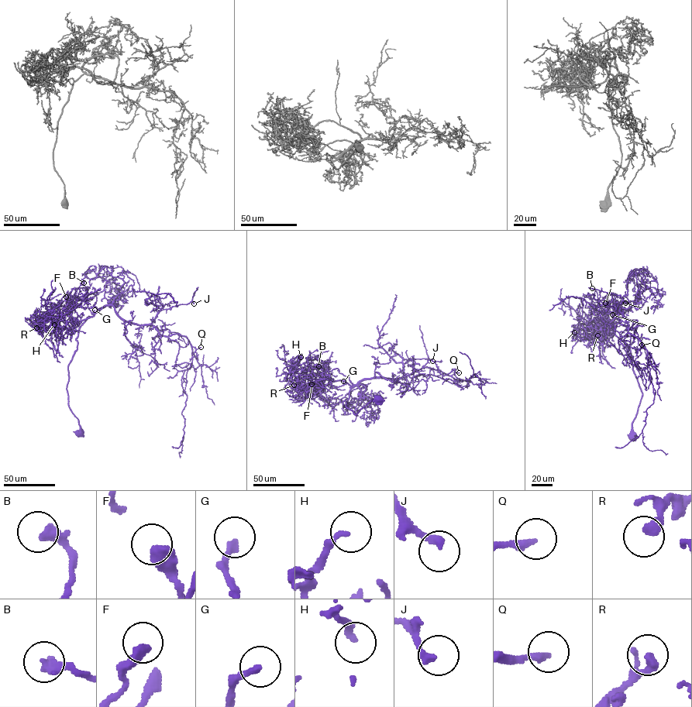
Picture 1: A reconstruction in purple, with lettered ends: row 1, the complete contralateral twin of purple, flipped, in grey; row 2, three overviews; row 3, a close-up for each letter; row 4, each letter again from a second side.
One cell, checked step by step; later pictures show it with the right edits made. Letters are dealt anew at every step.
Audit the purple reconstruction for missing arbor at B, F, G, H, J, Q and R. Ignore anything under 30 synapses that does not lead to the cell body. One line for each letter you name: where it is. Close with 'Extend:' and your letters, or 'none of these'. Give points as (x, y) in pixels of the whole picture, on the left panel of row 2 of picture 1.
Extend: none of these

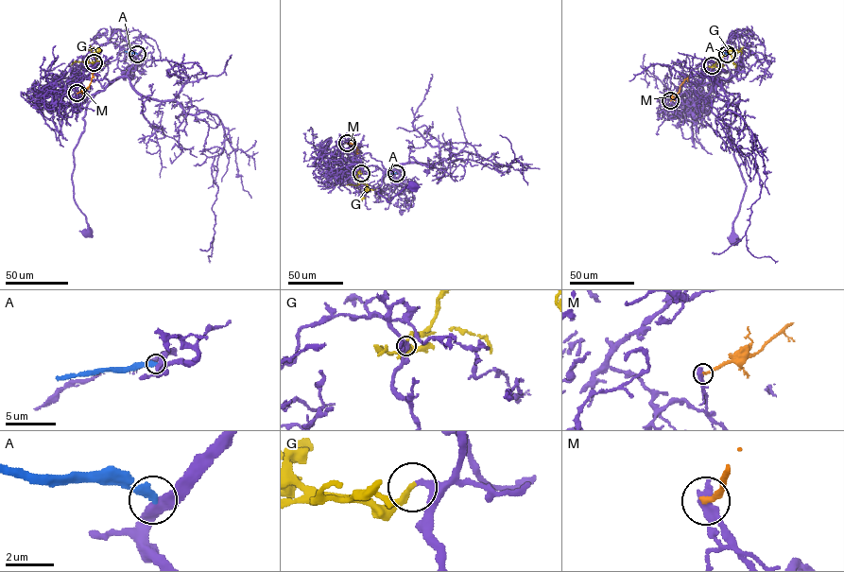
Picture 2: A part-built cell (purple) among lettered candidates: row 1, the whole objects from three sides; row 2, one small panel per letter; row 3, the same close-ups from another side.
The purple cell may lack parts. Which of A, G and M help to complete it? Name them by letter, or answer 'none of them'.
G

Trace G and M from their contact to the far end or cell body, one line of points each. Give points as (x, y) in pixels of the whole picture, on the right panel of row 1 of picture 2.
G: (712, 65), (729, 52), (735, 68)
M: (670, 100), (688, 77)

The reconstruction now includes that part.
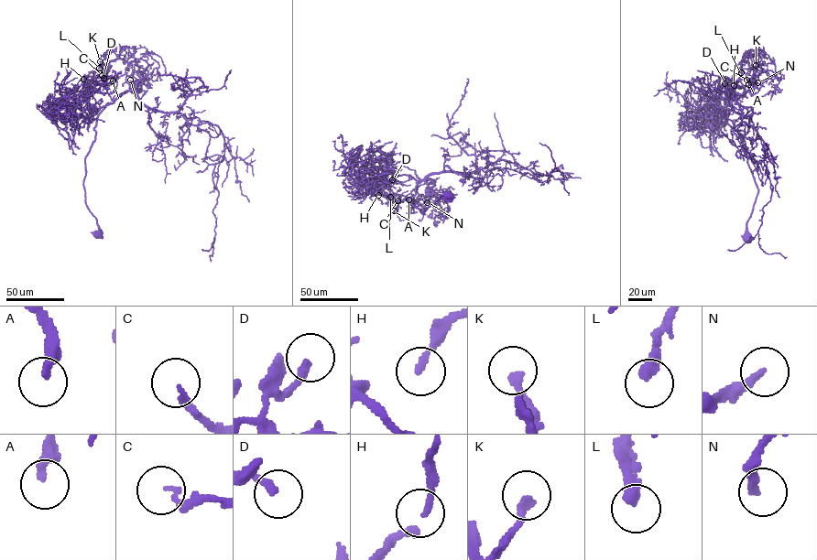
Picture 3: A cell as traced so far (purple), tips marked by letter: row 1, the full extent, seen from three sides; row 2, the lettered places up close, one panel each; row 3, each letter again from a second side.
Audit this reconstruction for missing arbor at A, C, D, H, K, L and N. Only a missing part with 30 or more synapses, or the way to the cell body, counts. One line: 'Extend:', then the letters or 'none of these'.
Extend: L, N

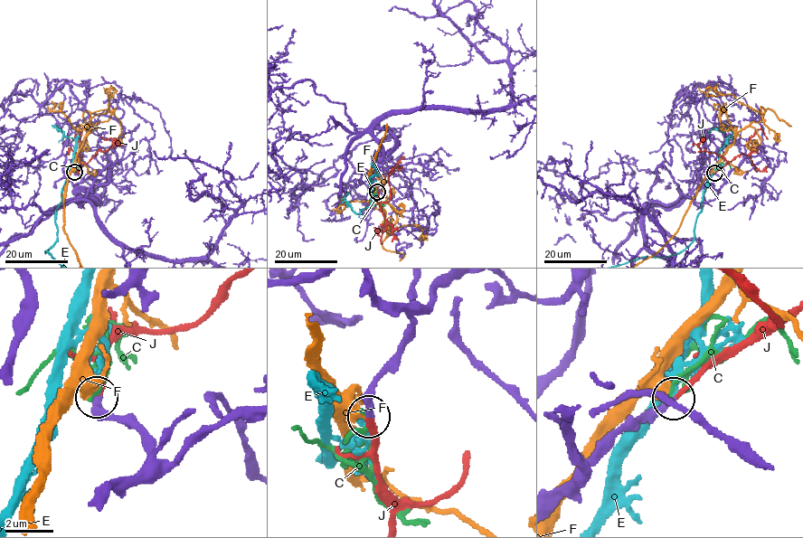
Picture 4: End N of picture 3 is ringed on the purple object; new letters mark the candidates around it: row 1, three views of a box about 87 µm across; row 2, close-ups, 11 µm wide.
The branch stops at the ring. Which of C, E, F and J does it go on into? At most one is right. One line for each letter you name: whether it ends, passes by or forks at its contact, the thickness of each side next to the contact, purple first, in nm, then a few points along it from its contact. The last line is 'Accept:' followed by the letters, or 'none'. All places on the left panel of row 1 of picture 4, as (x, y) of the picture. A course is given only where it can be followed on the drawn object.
J: it ends there; 280 nm thick on the purple side, 220 nm on the other; it runs (75, 172), (77, 164), (89, 161), (98, 151), (105, 151), (111, 146), (113, 140), (102, 136)
Accept: J

